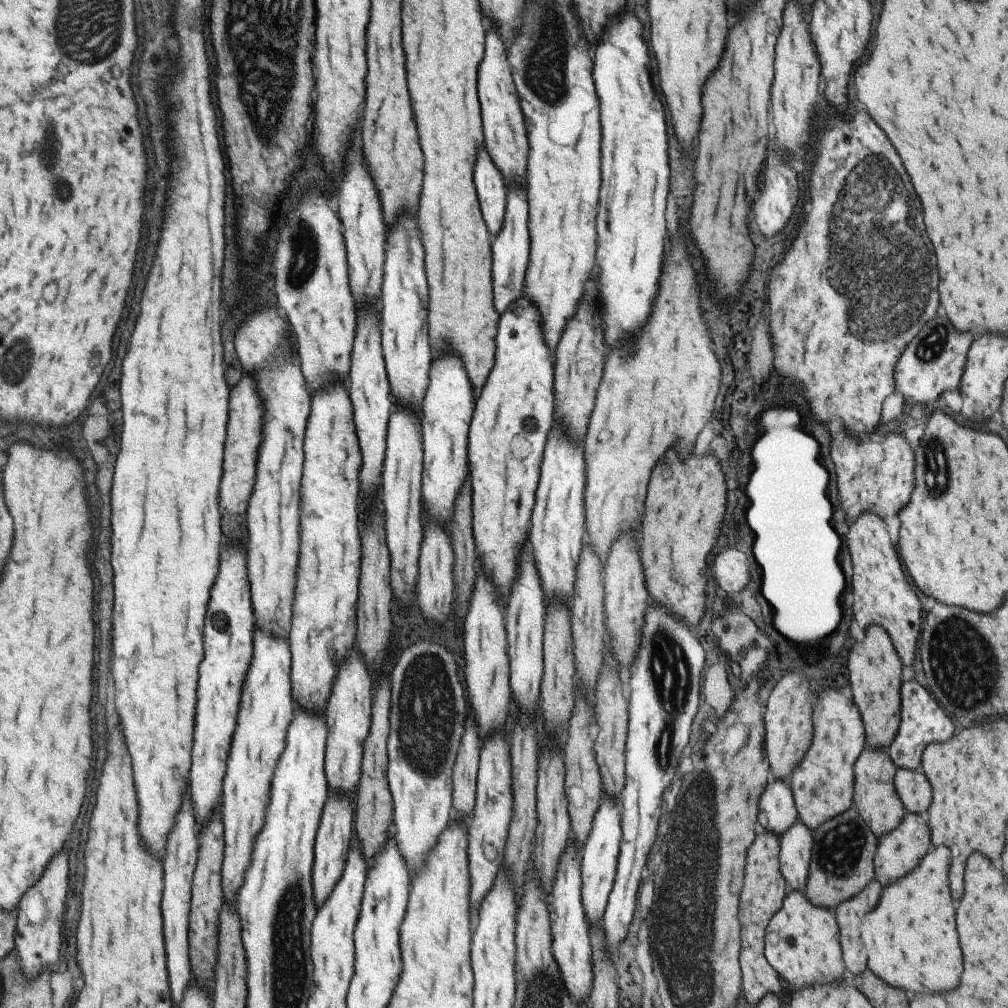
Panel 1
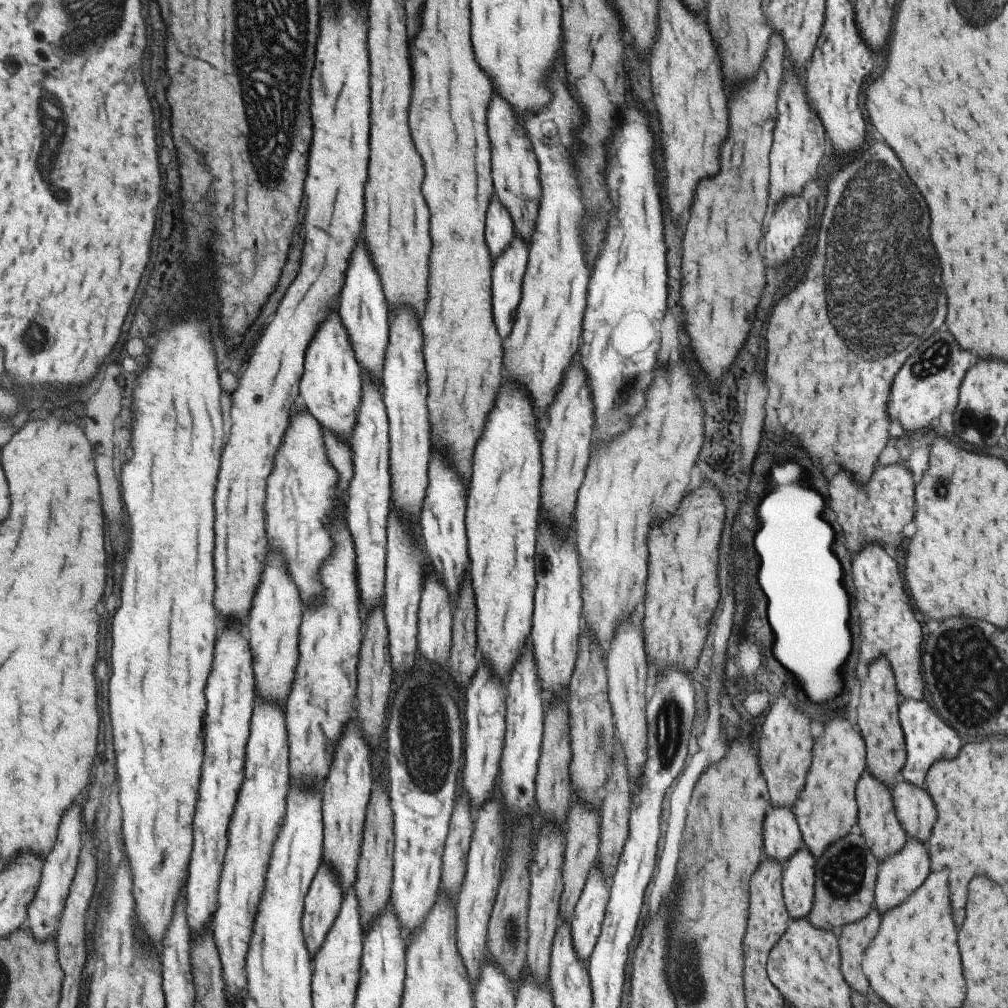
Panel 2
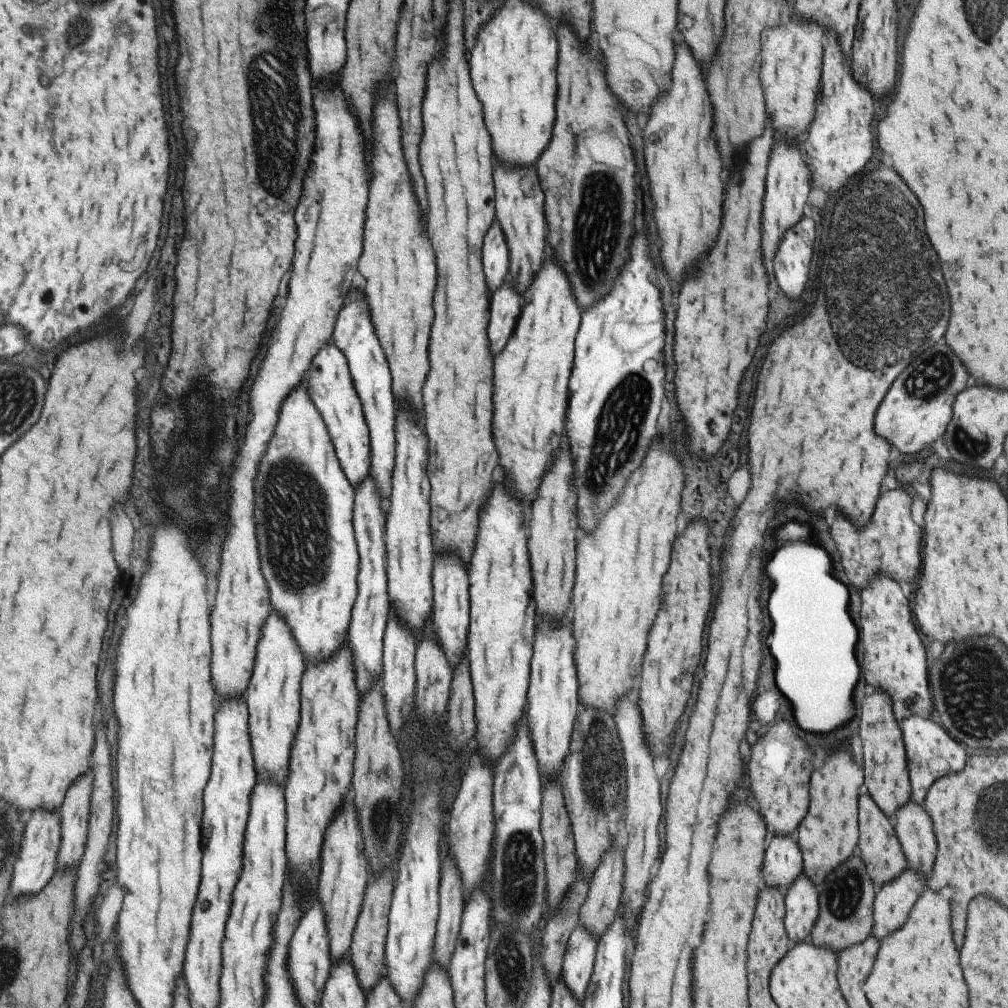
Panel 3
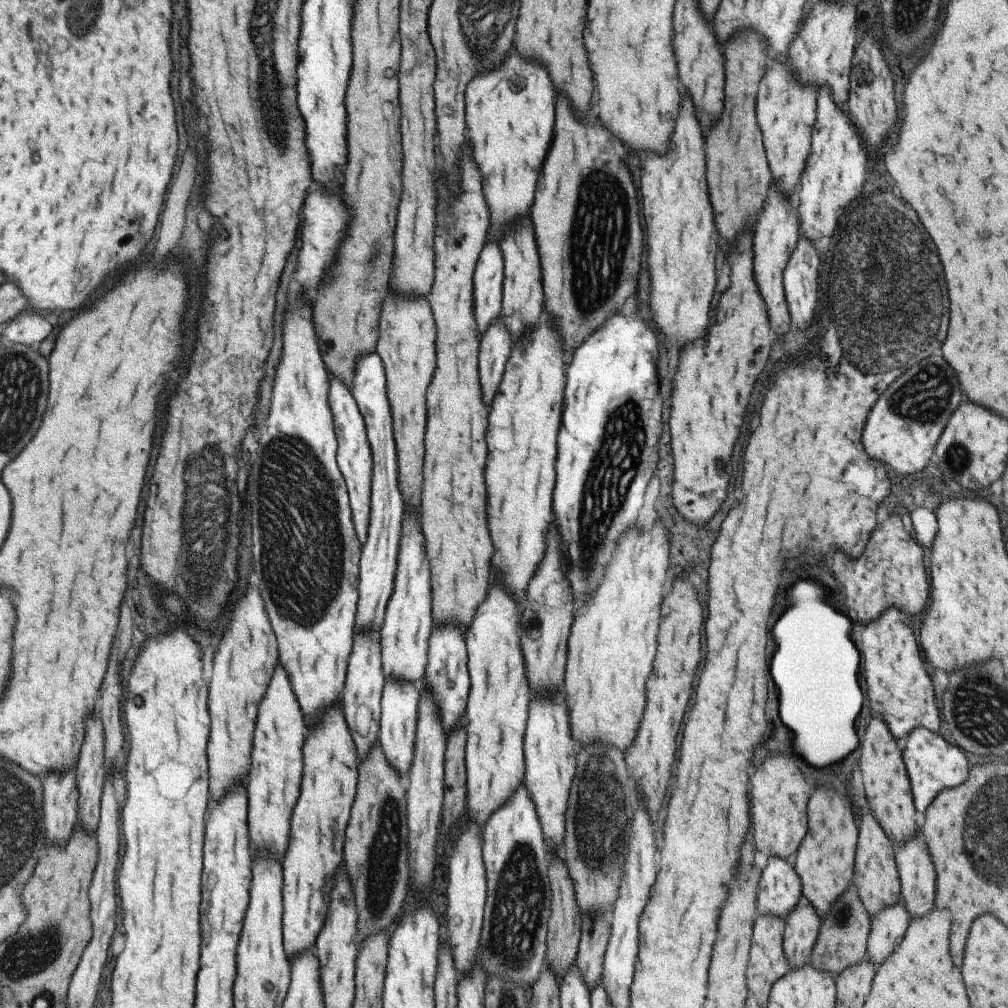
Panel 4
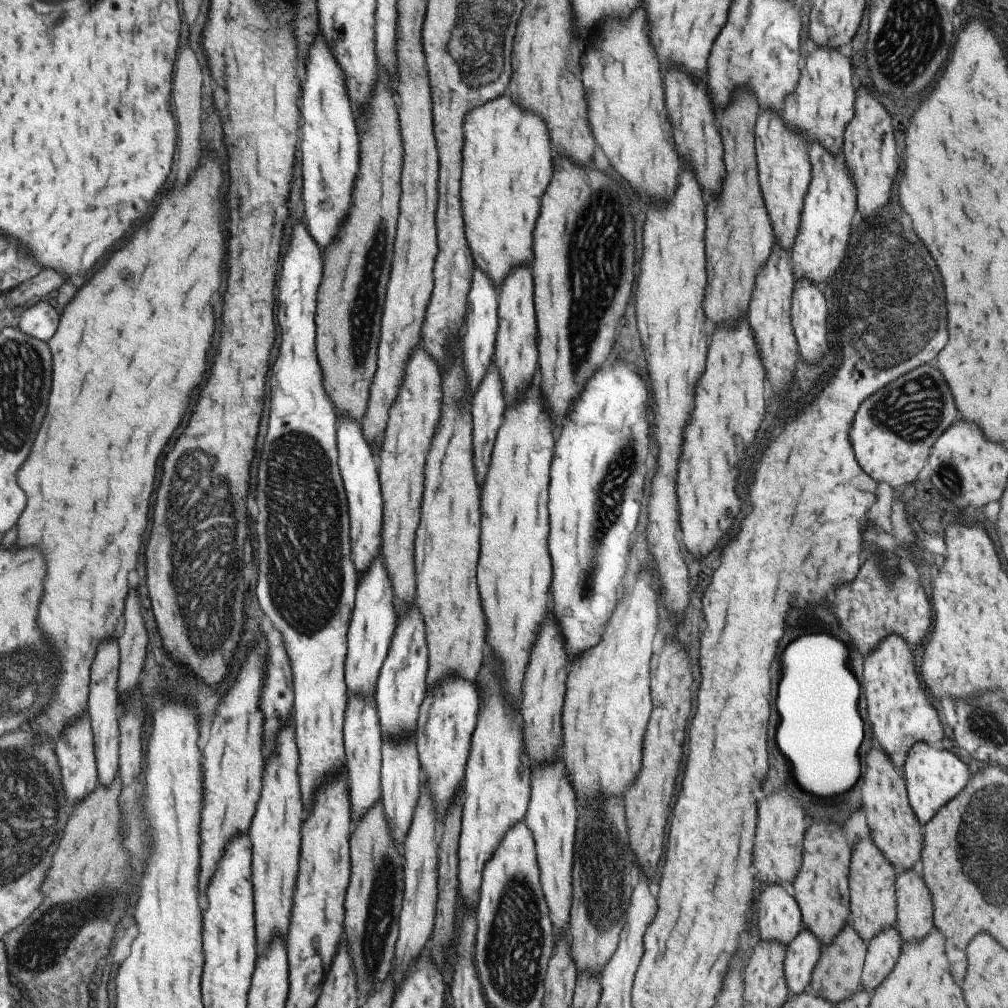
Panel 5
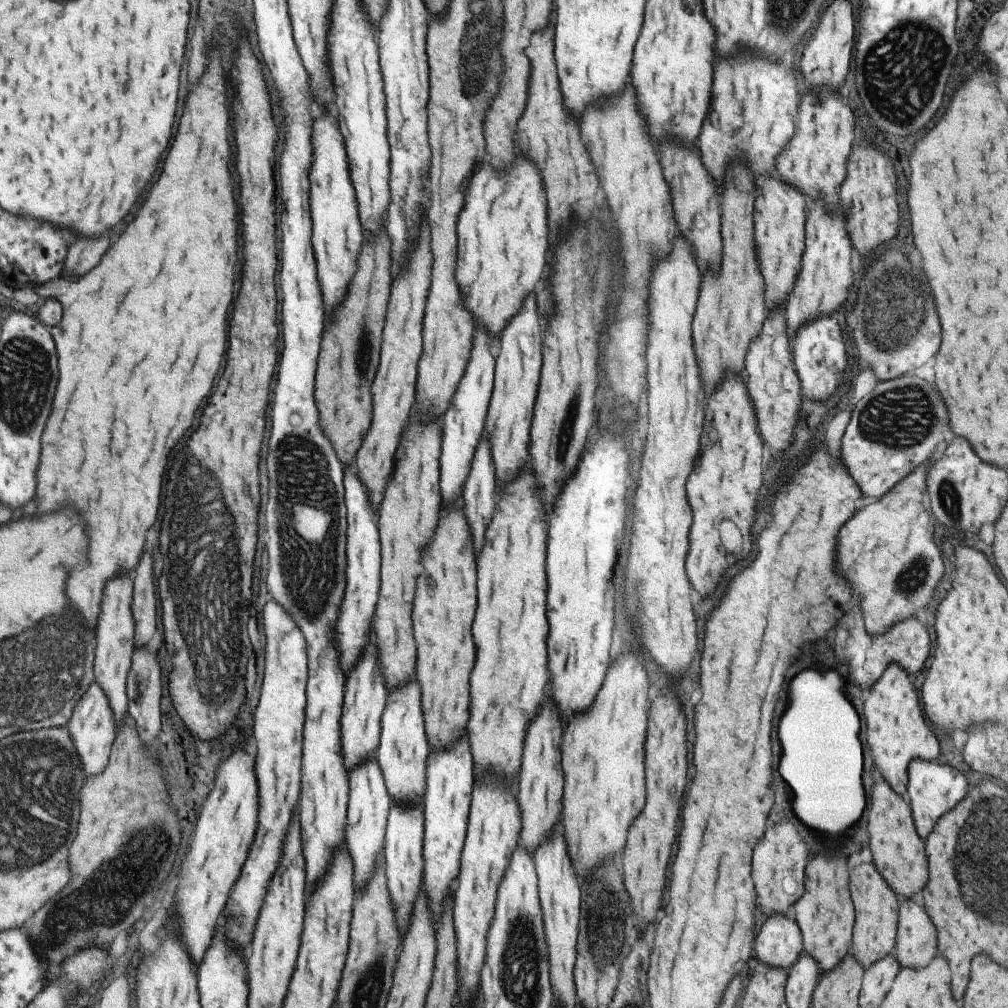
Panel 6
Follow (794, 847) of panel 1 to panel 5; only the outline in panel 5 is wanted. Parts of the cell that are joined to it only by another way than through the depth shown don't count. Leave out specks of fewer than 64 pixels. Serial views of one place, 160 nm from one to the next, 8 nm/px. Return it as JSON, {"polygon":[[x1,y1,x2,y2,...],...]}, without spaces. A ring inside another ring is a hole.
{"polygon":[[805,928,786,946,784,981,789,996,800,995,809,989,813,967,820,957,818,940]]}

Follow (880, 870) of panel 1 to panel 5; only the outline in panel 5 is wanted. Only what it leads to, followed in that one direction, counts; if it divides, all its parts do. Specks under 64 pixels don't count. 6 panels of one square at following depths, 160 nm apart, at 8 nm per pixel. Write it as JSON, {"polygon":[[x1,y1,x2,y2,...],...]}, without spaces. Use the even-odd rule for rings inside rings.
{"polygon":[[894,927,881,931,866,944,859,988,872,994,895,966,901,945,900,936]]}

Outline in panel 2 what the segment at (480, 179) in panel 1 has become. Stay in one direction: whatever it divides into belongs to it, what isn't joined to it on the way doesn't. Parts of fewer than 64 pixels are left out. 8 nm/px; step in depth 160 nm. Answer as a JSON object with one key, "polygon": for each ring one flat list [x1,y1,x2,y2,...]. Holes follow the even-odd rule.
{"polygon":[[491,202,485,218,485,244,493,261,509,246,513,238,513,228,509,214,499,202]]}

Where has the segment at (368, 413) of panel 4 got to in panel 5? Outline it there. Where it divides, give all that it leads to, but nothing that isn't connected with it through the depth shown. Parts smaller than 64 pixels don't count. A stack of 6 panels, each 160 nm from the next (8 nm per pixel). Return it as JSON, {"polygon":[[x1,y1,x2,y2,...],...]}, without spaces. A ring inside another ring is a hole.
{"polygon":[[378,553,378,556,368,566,368,570,358,578,354,605,348,622,344,660,344,681,348,699,374,696,376,680,389,650,396,619,389,577,386,575]]}

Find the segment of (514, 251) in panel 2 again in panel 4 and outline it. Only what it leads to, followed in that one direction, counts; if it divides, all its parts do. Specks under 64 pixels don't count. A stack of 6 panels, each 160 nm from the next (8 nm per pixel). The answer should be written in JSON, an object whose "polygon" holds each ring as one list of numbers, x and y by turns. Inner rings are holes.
{"polygon":[[501,324,489,326,479,344,479,384,485,406,491,406,493,394,497,392,509,350,511,340,505,328]]}

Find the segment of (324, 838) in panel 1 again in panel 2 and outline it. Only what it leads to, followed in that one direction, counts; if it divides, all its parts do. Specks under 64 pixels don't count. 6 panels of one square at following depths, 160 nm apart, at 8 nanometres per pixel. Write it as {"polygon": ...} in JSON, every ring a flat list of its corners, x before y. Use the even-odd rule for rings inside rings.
{"polygon":[[321,864,305,896,305,908,301,918,301,932,311,960,316,955,317,948,321,948,323,938,333,924,341,900,342,890,337,886,337,879]]}

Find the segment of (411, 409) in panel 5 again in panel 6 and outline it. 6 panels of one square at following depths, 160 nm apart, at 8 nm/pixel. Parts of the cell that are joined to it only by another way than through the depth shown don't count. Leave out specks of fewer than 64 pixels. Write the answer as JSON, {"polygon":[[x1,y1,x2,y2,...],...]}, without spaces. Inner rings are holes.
{"polygon":[[411,412,411,428,401,436,394,455,394,468,384,490,377,530,380,546,380,585,372,616,371,630,376,661,388,691,405,686,415,676,415,642,411,634,411,602,421,568,421,552,435,532,439,490,437,472,439,428,437,424,417,424]]}

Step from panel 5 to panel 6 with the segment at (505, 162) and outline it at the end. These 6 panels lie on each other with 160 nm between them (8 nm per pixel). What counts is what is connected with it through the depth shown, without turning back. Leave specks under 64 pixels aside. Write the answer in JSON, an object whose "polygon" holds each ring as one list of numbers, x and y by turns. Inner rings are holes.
{"polygon":[[517,158,507,172,493,172,489,166,481,166,465,192,465,208,457,222,457,262,455,282,459,286,463,306,487,335,499,339,501,330,517,312,533,286,543,276,547,252,547,224,545,224,545,200,539,172,527,160]]}

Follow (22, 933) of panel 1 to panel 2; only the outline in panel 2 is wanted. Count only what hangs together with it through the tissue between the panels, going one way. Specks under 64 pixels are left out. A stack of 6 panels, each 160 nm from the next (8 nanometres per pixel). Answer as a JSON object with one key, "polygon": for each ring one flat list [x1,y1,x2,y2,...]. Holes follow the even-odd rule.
{"polygon":[[73,802,67,810,65,816,61,816,59,832,53,850,45,858,43,870,40,872,40,879,33,897,26,908,26,919,24,925,29,928,35,940,42,941,47,937,53,937,58,925,57,916,60,916,65,897,67,896,73,874,75,874,75,864,77,864,77,844,81,840,81,818,79,818,79,804]]}

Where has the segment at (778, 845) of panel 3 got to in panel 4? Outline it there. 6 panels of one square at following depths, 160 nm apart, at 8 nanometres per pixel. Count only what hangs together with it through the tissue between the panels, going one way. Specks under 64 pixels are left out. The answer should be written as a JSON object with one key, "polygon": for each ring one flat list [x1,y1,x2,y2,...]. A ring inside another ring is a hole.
{"polygon":[[769,858,757,884,757,914,784,920,802,899,800,882,791,862]]}

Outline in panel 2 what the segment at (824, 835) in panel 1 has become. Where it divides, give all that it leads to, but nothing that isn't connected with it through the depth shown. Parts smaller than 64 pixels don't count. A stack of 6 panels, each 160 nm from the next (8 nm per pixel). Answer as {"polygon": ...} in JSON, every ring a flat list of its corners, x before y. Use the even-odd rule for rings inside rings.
{"polygon":[[857,826,847,836,834,841,823,855,814,859,814,893,806,920,822,931,836,933,841,927,859,922,874,904,874,880,878,860,865,846]]}

